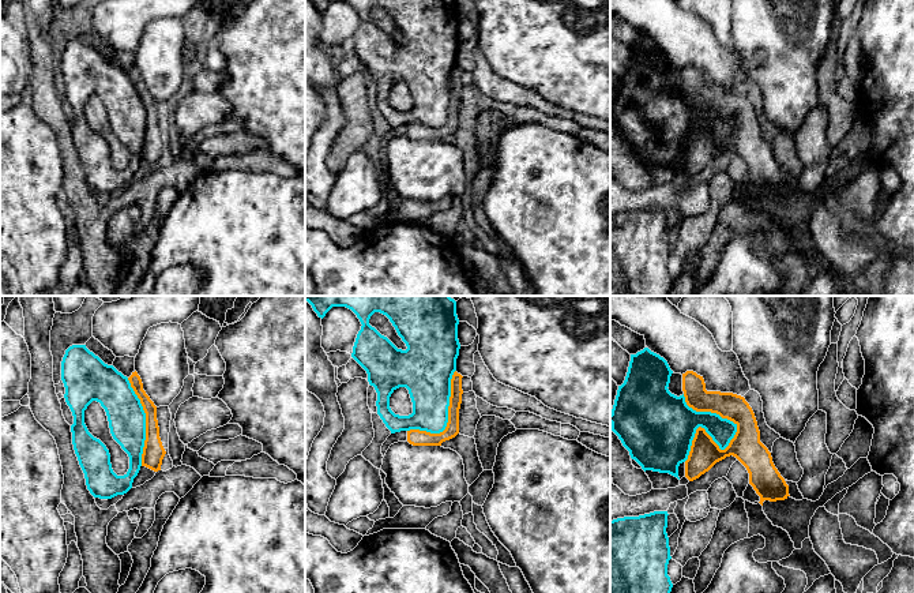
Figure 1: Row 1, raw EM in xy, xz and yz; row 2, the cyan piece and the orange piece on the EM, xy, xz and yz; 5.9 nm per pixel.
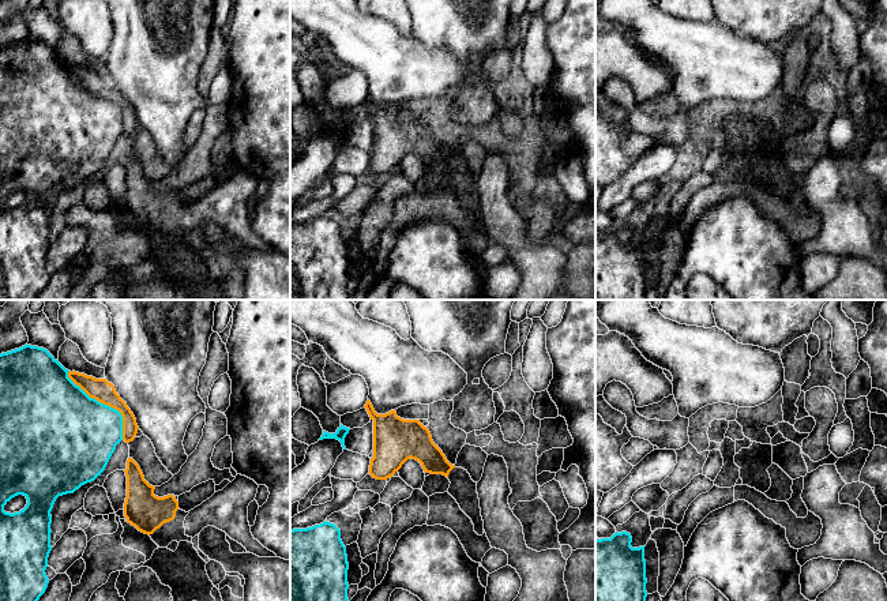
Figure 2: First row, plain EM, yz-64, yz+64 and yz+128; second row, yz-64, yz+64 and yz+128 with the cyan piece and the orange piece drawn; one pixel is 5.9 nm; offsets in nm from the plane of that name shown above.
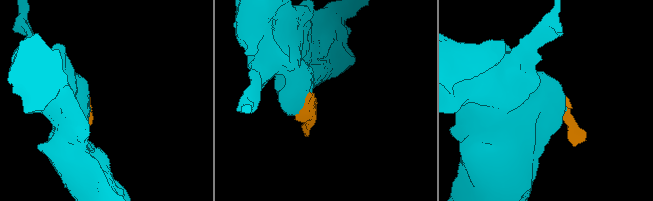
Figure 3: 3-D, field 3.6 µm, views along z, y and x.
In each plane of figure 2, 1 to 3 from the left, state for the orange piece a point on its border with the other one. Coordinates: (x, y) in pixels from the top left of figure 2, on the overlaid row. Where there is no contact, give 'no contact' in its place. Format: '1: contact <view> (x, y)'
1: contact yz-64 (105, 405)
2: no contact
3: no contact

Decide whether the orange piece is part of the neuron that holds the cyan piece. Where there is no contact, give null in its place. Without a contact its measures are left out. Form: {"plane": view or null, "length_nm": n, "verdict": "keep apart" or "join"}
{"plane": "yz", "length_nm": 420, "verdict": "keep apart"}

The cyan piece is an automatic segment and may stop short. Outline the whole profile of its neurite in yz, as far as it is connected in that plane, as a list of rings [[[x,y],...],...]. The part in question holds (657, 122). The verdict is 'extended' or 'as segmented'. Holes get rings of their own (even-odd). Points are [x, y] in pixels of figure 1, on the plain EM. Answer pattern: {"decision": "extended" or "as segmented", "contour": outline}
{"decision": "as segmented", "contour": [[[648,42],[631,49],[625,75],[618,80],[610,108],[612,125],[629,146],[642,164],[669,168],[678,172],[678,161],[688,154],[692,135],[699,121],[725,145],[737,127],[737,119],[716,108],[696,106],[685,97],[684,89],[677,91],[669,86],[670,64],[667,56]]]}

